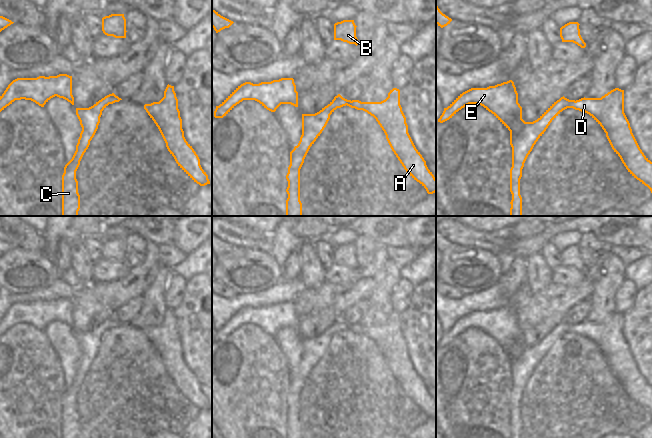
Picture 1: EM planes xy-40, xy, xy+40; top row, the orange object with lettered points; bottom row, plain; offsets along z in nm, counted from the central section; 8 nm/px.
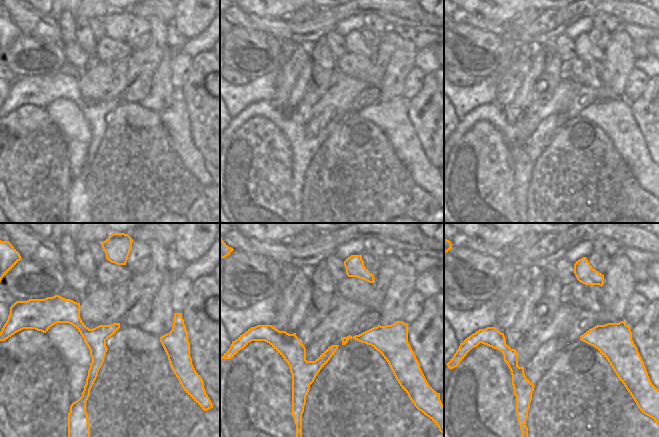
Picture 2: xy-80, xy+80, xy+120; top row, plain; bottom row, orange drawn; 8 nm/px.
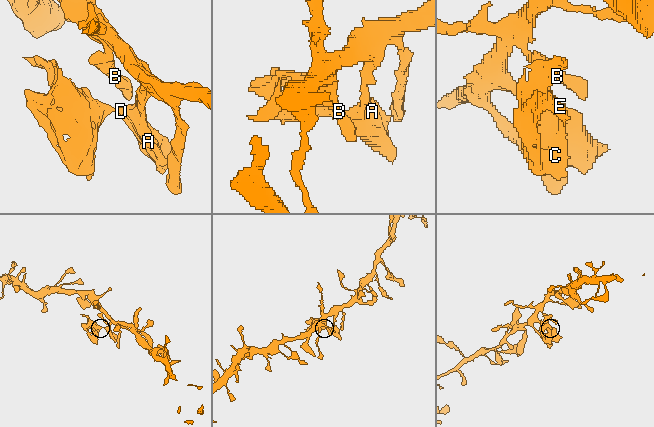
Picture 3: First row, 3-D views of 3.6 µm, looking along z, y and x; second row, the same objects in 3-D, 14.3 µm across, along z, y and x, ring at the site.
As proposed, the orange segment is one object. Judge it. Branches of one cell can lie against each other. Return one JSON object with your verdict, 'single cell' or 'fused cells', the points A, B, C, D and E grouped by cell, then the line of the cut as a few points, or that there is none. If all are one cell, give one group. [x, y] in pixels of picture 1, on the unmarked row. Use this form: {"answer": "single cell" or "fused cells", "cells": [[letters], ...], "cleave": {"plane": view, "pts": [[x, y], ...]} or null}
{"answer": "fused cells", "cells": [["A", "B", "D"], ["C", "E"]], "cleave": {"plane": "xy+40", "pts": [[574, 324], [570, 327], [569, 331]]}}

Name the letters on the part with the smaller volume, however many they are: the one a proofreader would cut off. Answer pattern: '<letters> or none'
C, E

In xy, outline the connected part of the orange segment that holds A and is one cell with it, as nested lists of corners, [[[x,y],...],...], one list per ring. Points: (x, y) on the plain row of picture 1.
[[[393,312],[381,326],[350,325],[347,330],[363,334],[373,340],[386,359],[386,363],[406,394],[419,406],[428,418],[436,416],[436,402],[428,393],[426,385],[416,373],[409,357],[406,341],[400,329],[400,314]]]

